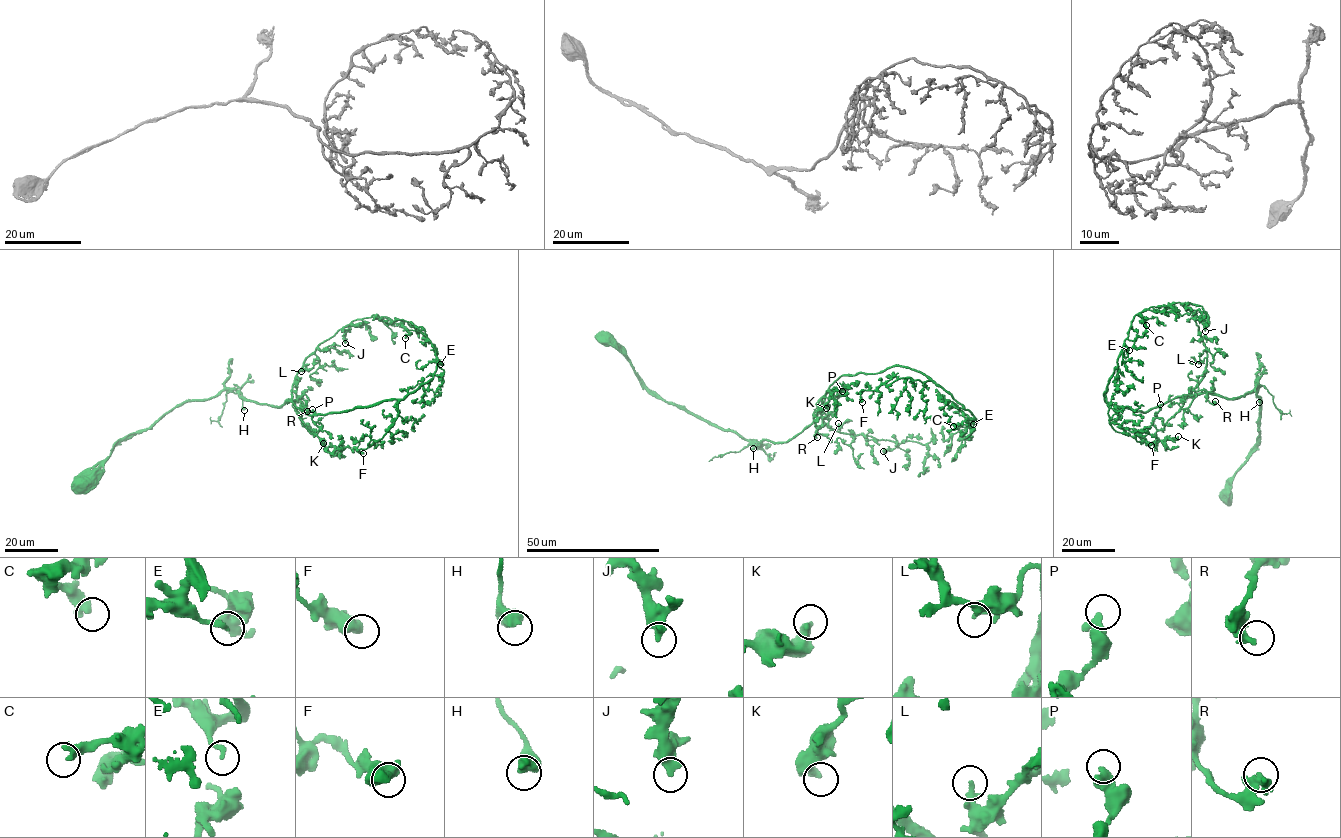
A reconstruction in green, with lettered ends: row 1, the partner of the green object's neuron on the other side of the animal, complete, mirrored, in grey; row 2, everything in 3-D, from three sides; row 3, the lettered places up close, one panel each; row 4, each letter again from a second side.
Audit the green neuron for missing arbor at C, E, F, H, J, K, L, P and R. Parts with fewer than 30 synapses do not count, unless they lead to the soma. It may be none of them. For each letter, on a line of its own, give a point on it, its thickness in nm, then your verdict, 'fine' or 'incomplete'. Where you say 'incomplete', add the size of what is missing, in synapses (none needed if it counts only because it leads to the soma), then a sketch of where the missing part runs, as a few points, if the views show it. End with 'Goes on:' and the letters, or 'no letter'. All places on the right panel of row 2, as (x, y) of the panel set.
C: at (1146, 325); 420 nm thick; fine
E: at (1129, 350); 140 nm thick; fine
F: at (1151, 445); 500 nm thick; fine
H: at (1259, 402); 600 nm thick; fine
J: at (1205, 331); 440 nm thick; fine
K: at (1178, 436); 440 nm thick; incomplete; about 90 synapses; missing branch runs (1178, 436), (1187, 439), (1197, 428), (1204, 427)
L: at (1198, 364); 280 nm thick; fine
P: at (1160, 404); 460 nm thick; fine
R: at (1215, 401); 360 nm thick; fine
Goes on: K

